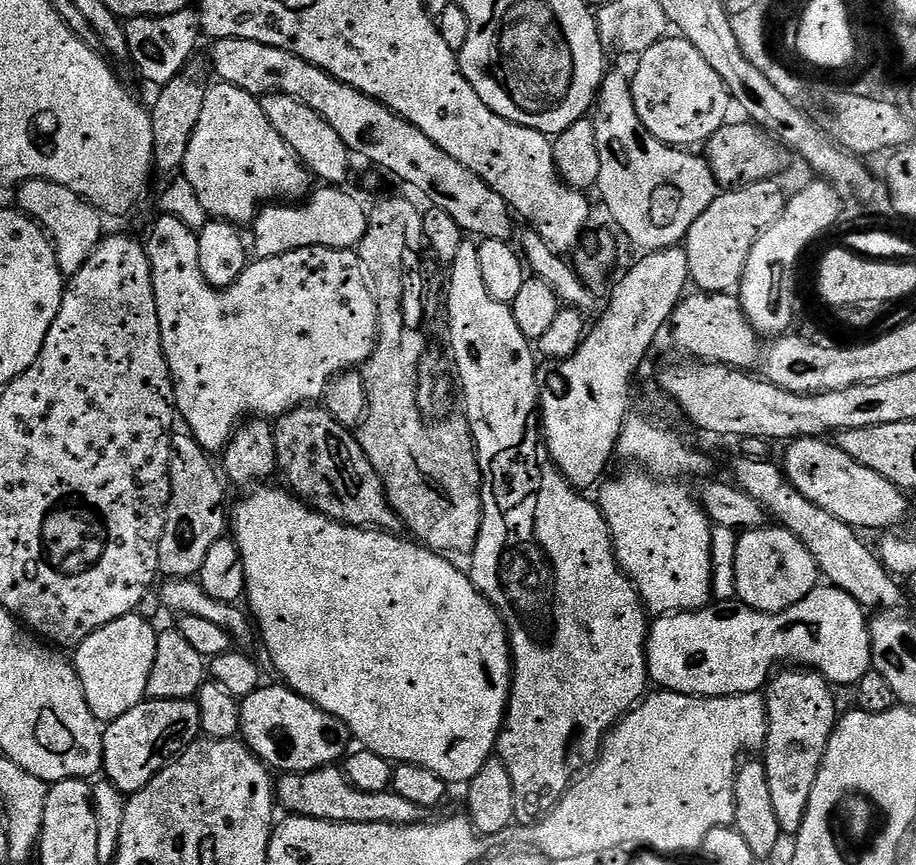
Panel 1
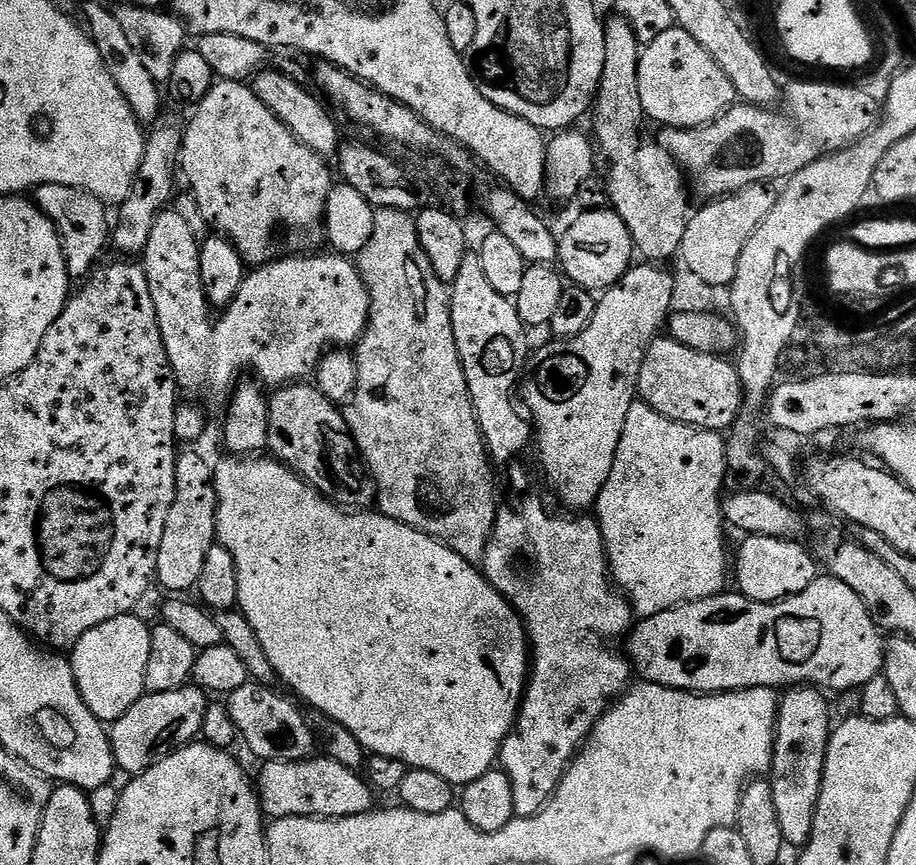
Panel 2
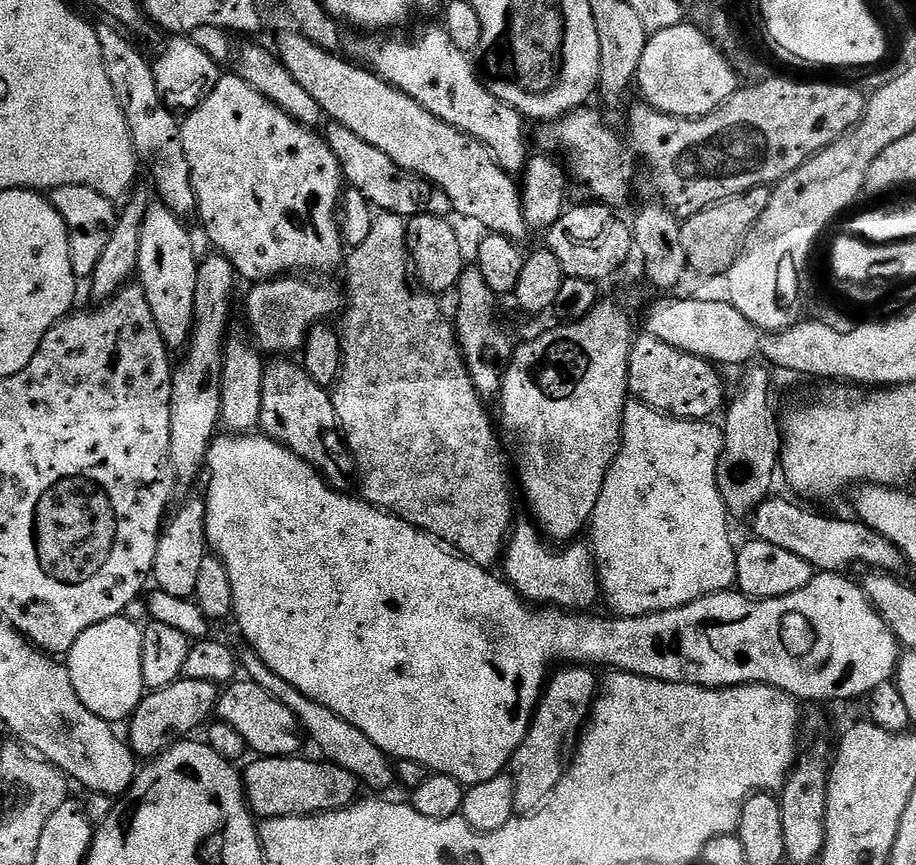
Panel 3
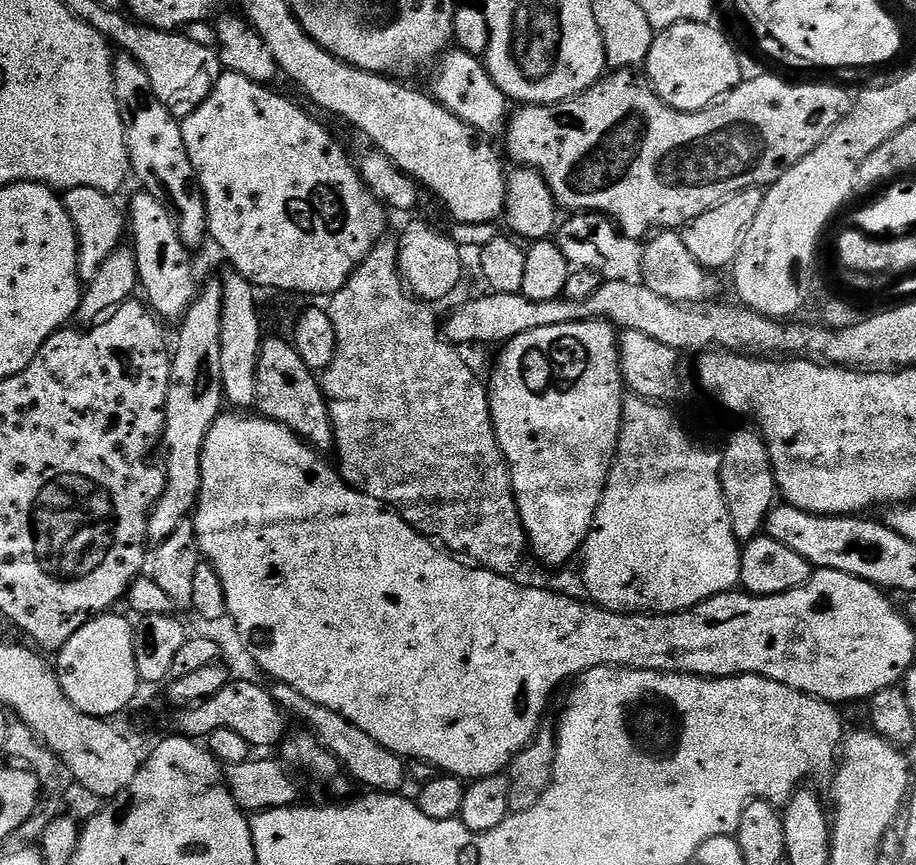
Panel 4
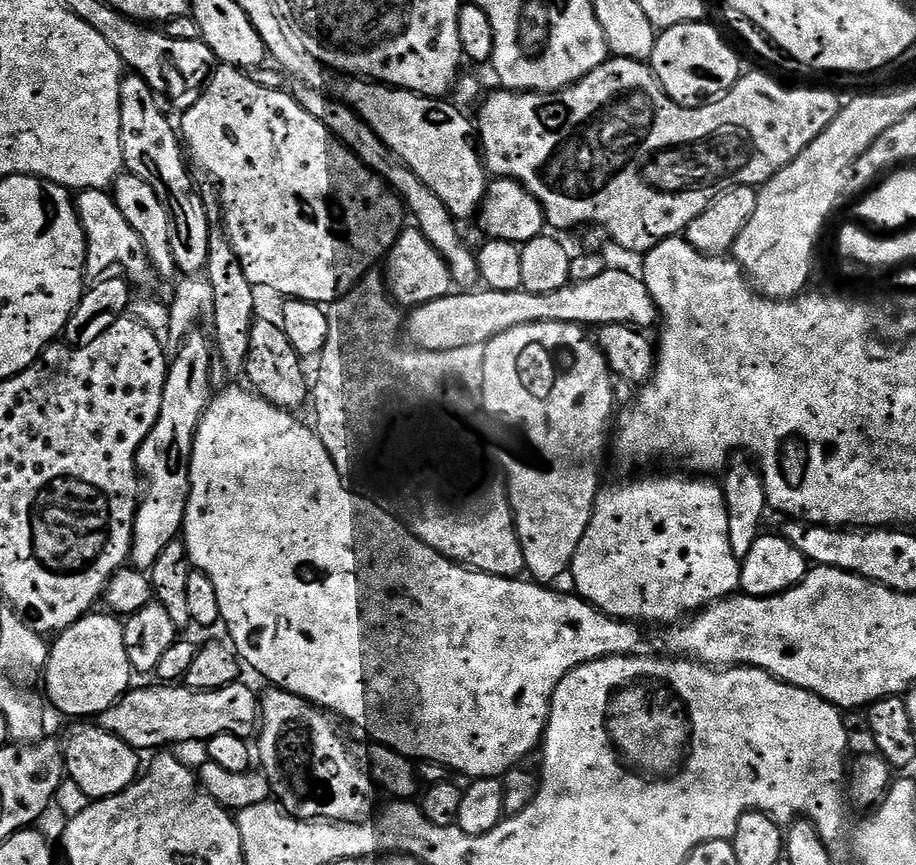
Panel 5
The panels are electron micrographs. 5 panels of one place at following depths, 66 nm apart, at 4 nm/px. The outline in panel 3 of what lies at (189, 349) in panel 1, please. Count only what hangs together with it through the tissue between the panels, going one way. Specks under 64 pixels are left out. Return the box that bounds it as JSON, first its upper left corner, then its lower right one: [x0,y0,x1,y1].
[138,202,341,353]

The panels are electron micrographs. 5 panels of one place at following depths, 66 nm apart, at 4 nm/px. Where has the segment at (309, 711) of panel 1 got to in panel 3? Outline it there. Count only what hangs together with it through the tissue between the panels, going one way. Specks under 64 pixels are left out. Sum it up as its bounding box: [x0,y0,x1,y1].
[215,679,302,757]

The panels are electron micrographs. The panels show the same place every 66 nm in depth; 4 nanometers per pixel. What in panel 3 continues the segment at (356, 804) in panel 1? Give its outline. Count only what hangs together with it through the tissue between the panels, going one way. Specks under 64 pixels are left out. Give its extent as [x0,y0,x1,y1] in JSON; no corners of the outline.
[243,756,358,817]

